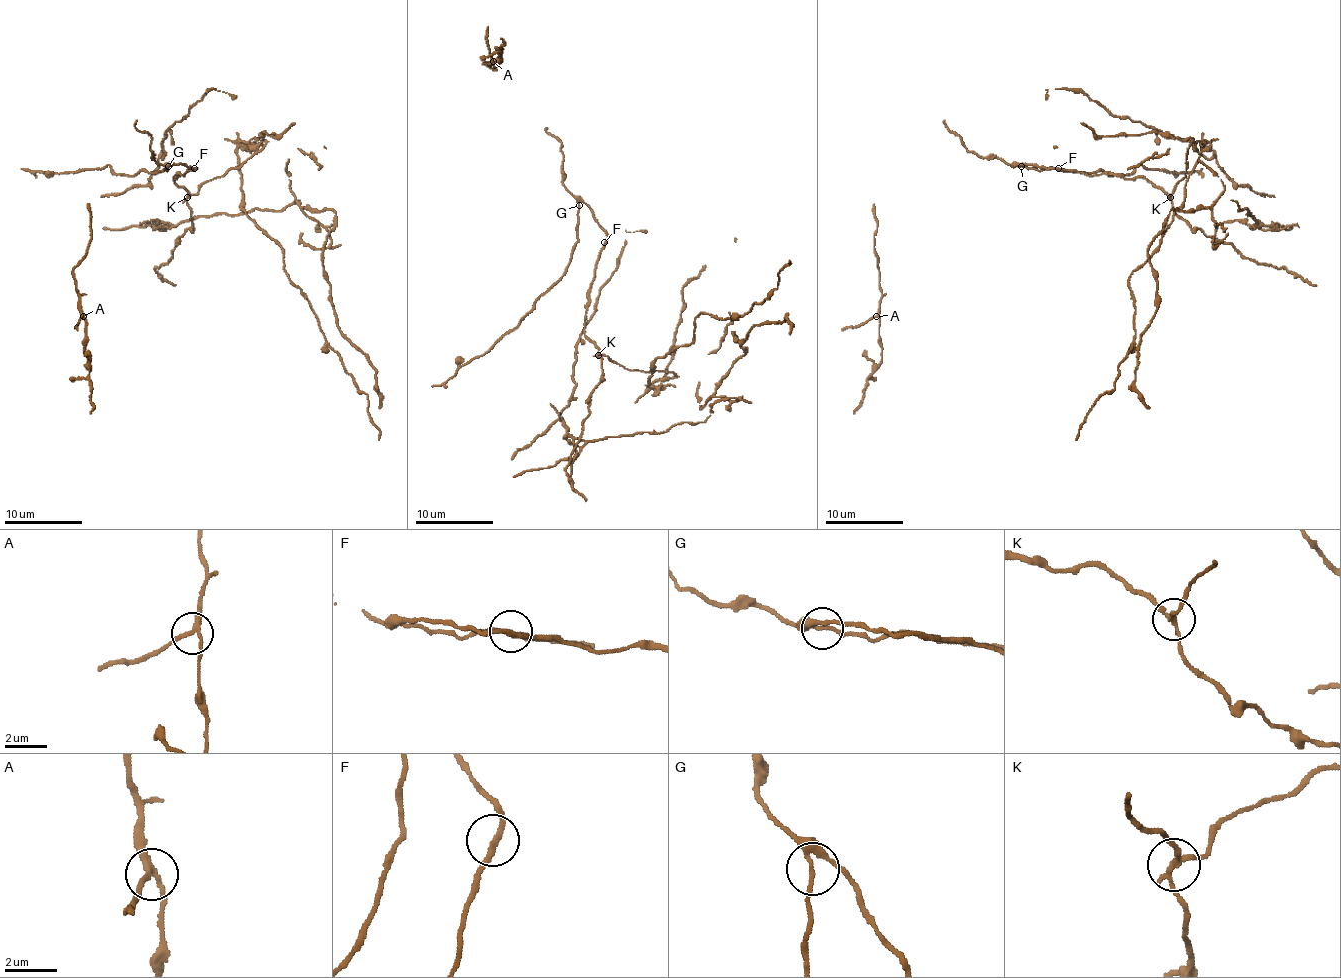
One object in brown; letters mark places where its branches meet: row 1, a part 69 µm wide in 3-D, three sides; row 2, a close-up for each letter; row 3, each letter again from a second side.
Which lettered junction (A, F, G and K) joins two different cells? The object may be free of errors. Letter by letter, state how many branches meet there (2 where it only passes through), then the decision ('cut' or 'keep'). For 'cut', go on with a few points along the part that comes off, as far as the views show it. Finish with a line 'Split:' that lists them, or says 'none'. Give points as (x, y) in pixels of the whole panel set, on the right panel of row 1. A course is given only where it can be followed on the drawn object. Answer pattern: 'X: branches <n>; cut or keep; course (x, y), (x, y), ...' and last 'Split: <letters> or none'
A: branches 3; keep
F: branches 2; keep
G: branches 3; keep
K: branches 3; cut
Split: K

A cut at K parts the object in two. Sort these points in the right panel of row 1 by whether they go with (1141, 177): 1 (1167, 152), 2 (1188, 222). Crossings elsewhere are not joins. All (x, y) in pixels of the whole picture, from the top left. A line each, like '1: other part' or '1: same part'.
1: other part
2: same part

